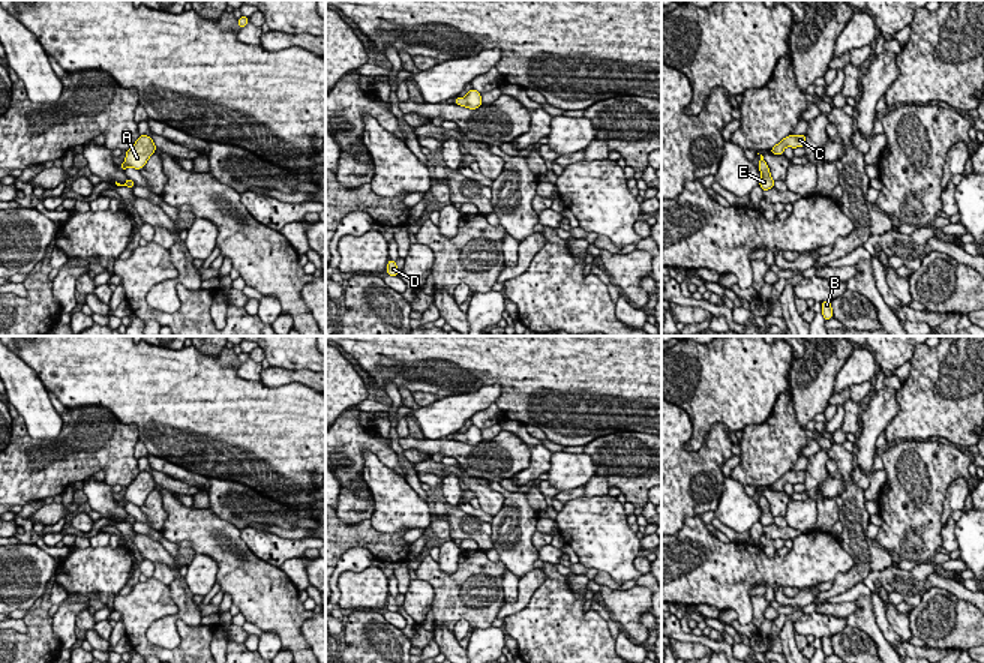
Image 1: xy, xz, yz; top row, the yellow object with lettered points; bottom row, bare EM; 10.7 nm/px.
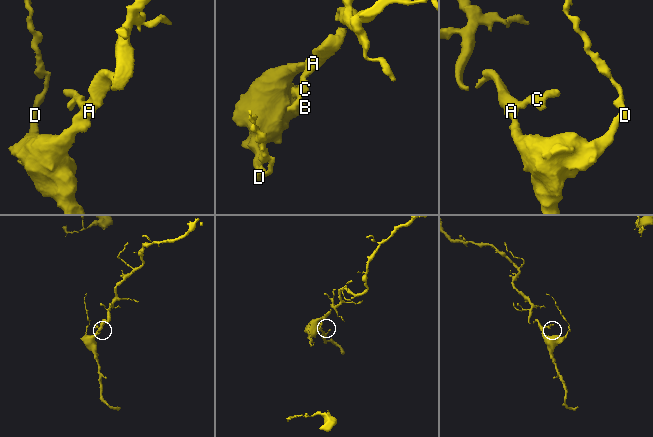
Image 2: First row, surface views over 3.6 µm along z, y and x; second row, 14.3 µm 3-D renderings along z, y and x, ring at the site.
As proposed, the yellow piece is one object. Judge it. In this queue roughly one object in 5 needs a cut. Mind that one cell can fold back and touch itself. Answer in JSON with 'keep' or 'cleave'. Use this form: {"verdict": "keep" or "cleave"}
{"verdict": "keep"}

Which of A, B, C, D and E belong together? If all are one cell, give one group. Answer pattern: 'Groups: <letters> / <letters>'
Groups: A B C D E

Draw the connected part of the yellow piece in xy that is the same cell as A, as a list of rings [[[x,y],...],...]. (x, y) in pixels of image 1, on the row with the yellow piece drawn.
[[[140,135],[136,142],[129,150],[126,150],[126,159],[118,166],[123,171],[126,171],[128,166],[141,170],[154,152],[156,146],[153,140],[148,135]]]

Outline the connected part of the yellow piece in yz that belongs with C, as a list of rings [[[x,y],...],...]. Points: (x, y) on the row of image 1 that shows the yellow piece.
[[[806,134],[804,135],[789,135],[783,138],[777,146],[774,146],[770,152],[771,154],[783,154],[784,147],[804,147],[806,146]]]

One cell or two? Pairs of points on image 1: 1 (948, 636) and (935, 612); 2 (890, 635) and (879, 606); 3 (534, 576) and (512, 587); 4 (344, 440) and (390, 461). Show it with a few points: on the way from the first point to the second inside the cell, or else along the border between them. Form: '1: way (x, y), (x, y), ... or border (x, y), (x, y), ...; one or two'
1: way (948, 630), (948, 626), (941, 618); one
2: way (885, 627), (881, 614); one
3: border (519, 579), (516, 599), (506, 602); two
4: way (356, 440), (372, 441), (380, 449); one

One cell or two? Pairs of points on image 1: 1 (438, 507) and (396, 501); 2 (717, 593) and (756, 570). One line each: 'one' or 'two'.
1: two
2: one

